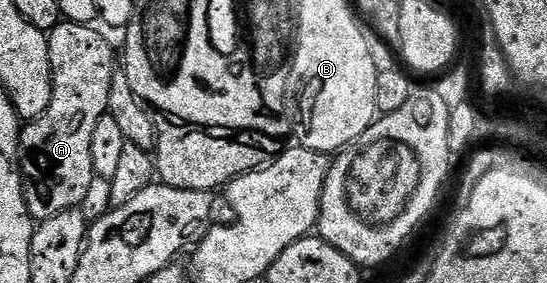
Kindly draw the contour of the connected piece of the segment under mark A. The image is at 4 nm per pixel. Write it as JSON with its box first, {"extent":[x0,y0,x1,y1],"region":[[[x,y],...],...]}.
{"extent":[16,22,116,222],"region":[[[63,22],[48,34],[48,58],[52,78],[52,102],[40,118],[29,121],[18,133],[16,163],[25,177],[22,193],[30,215],[41,222],[61,212],[77,209],[86,200],[90,187],[96,184],[92,166],[92,130],[96,122],[110,110],[108,94],[112,90],[112,78],[116,71],[114,48],[97,32],[97,27],[88,24]]]}

